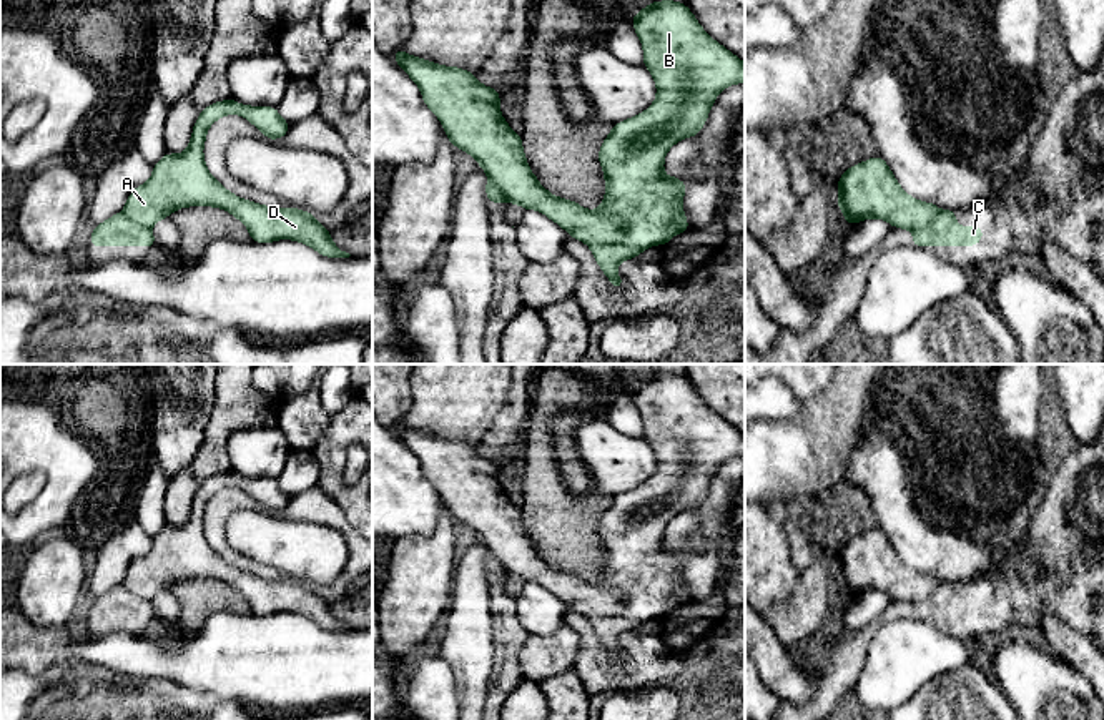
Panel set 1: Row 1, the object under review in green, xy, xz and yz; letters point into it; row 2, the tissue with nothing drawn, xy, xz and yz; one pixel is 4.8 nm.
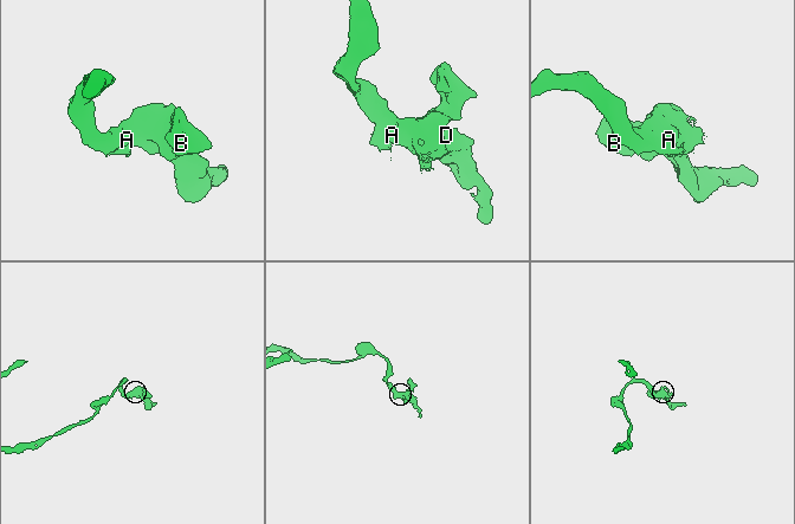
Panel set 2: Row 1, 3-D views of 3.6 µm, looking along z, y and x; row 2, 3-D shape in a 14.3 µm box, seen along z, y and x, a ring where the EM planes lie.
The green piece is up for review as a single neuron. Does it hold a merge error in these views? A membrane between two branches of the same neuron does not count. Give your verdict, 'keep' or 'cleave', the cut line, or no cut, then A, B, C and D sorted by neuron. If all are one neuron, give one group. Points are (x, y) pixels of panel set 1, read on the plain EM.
cleave; cut in xy along (122, 584), (133, 594), (150, 601); A B D / C

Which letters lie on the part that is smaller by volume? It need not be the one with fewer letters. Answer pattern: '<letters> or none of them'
C

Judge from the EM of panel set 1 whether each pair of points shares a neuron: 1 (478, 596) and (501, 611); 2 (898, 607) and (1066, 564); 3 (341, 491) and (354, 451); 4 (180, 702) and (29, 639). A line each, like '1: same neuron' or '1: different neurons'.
1: different neurons
2: same neuron
3: different neurons
4: different neurons

